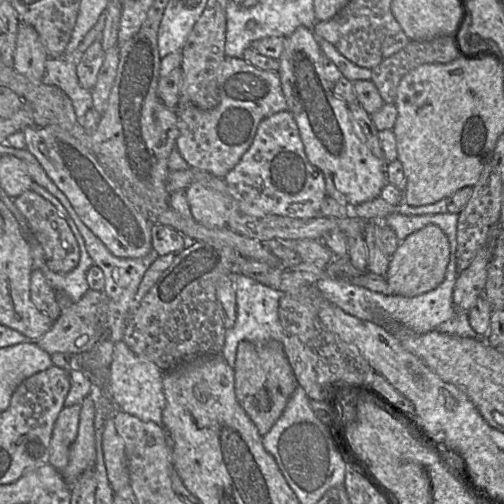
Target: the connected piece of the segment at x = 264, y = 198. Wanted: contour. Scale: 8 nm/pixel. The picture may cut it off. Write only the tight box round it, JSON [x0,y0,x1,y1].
[223,110,326,219]

